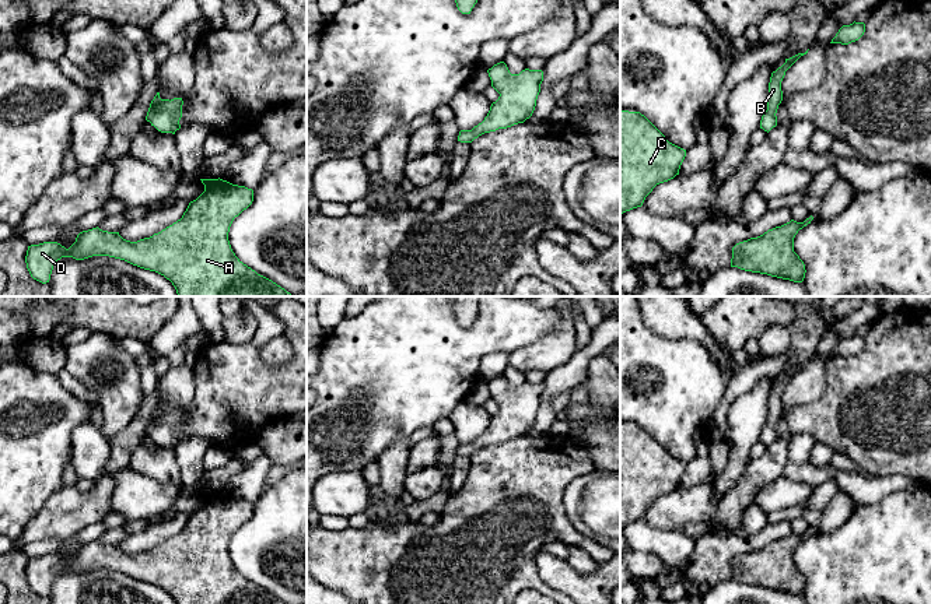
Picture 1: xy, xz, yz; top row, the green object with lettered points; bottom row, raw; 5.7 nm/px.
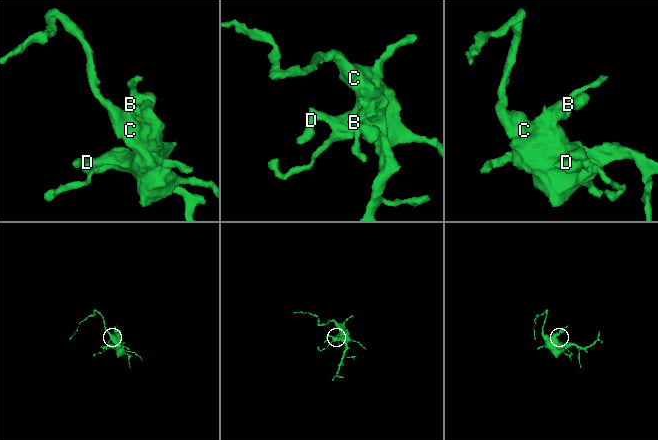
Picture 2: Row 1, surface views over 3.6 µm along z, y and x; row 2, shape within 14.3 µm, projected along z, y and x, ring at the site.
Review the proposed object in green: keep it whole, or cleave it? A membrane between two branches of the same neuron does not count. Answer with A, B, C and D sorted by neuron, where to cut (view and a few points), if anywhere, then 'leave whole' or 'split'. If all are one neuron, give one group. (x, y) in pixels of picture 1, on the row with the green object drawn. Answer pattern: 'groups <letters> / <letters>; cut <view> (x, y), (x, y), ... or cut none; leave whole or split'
groups A B C D; cut none; leave whole

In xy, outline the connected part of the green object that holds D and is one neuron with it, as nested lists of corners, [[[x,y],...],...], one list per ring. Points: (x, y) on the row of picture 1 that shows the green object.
[[[220,178],[200,180],[204,192],[189,203],[182,218],[150,238],[130,242],[119,232],[97,226],[80,232],[69,249],[57,242],[28,246],[25,263],[31,277],[42,284],[49,282],[53,266],[62,257],[84,260],[92,256],[109,256],[164,275],[172,282],[178,296],[294,296],[244,264],[231,249],[230,226],[234,218],[252,204],[253,190]]]

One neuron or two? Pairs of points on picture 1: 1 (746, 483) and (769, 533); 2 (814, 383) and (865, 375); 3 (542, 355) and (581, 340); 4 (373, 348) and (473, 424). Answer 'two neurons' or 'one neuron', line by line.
1: two neurons
2: two neurons
3: two neurons
4: two neurons

